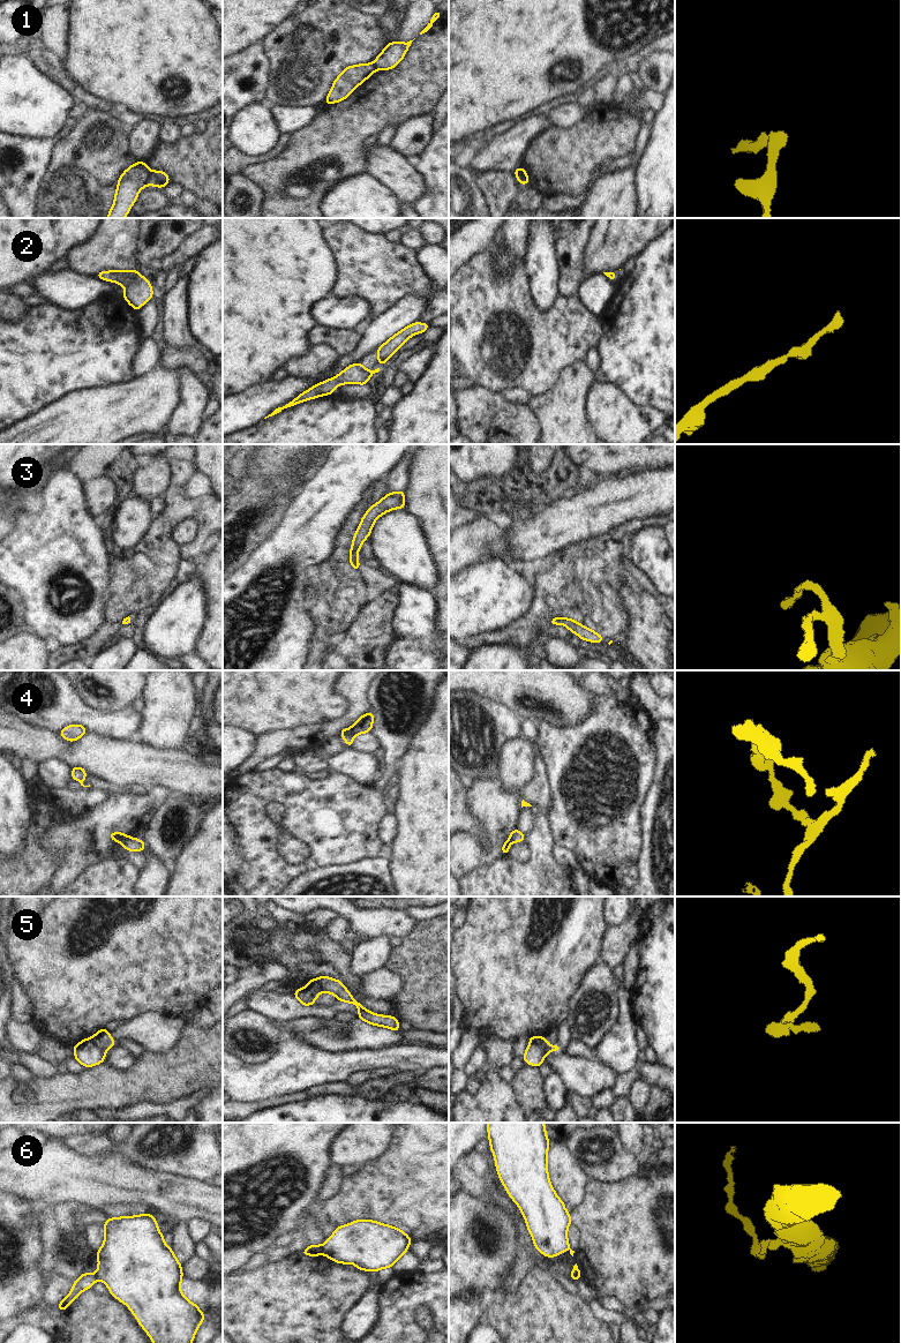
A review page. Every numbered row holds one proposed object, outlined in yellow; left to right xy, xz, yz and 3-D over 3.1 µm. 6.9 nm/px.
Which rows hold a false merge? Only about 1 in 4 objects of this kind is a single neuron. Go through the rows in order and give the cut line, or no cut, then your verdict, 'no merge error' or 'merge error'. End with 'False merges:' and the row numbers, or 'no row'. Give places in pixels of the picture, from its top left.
1: xy (150, 171), (150, 181), (148, 184) | merge error
2: no cut | no merge error
3: no cut | no merge error
4: xy (127, 835), (119, 841) | merge error
5: xy (90, 1037), (96, 1044), (106, 1049) | merge error
6: xz (323, 1245), (321, 1253) | merge error
False merges: 1, 4, 5, 6

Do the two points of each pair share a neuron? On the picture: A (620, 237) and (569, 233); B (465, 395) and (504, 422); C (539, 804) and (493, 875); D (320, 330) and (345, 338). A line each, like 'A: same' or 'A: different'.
A: different
B: same
C: different
D: same

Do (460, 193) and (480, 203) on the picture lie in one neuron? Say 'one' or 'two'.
one

